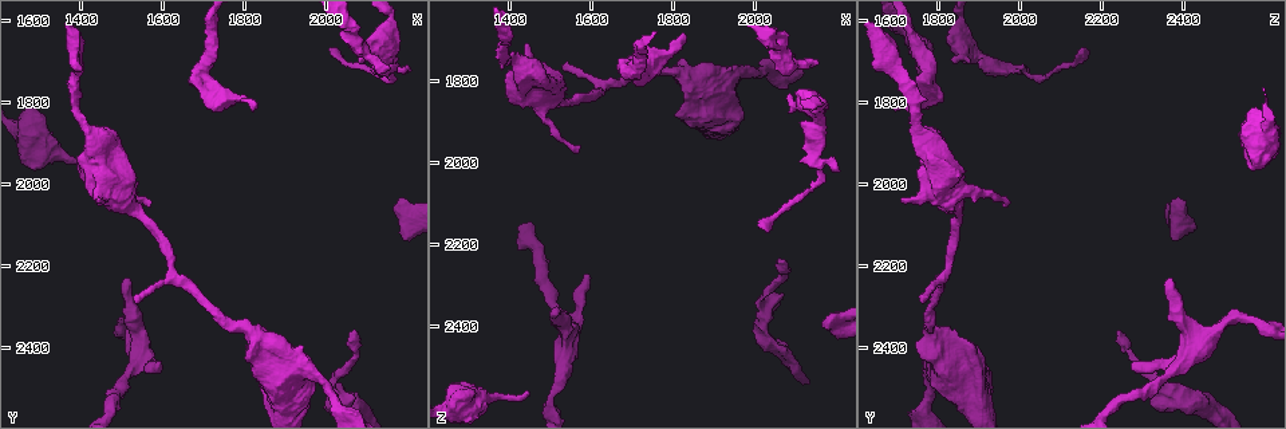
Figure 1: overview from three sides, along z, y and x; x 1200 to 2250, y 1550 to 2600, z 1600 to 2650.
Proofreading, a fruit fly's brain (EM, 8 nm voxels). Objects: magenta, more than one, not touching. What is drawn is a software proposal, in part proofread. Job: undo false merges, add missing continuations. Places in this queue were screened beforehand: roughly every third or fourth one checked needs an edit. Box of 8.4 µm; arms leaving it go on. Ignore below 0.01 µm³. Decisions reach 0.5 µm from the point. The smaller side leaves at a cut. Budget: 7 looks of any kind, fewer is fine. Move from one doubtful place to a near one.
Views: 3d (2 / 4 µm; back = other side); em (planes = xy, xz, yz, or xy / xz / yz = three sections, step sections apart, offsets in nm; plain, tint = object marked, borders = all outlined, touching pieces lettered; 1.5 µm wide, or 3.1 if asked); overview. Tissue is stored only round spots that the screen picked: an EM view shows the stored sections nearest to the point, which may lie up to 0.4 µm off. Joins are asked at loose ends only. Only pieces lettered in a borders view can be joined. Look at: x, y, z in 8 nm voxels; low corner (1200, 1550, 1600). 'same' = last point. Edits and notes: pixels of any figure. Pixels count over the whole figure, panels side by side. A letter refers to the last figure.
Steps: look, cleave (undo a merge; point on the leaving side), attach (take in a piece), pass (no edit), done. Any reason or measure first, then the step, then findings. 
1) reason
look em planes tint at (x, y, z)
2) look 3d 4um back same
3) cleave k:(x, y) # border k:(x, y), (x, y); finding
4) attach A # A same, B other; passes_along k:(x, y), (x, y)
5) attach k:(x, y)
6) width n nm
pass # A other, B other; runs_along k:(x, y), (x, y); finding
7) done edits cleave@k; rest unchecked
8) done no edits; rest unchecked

thick turns thin
look em planes borders at (1785, 2350, 1775)

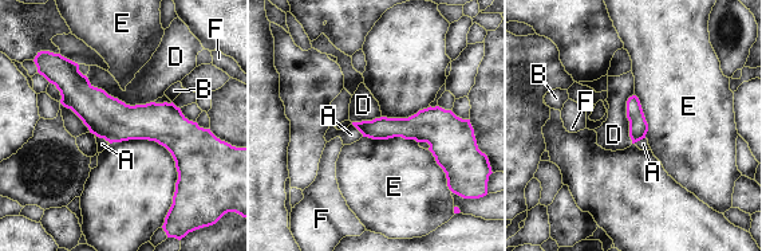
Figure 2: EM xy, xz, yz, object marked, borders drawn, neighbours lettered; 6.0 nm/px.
width 180 nm
pass # A other, B other, D other, E other, F other; border 2:(363, 136), (403, 137), (418, 142); one neuron here

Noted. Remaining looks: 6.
free end
look em yz step 4 borders at (1530, 2270, 1765)

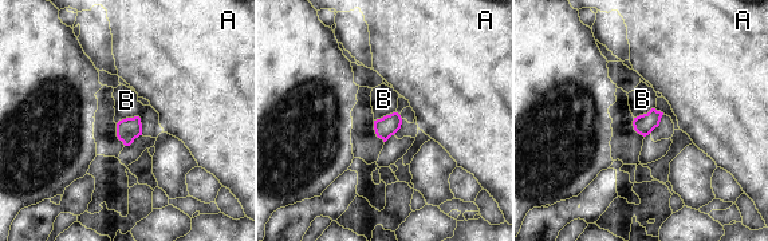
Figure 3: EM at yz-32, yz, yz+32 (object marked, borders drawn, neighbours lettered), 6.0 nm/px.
look em planes borders same

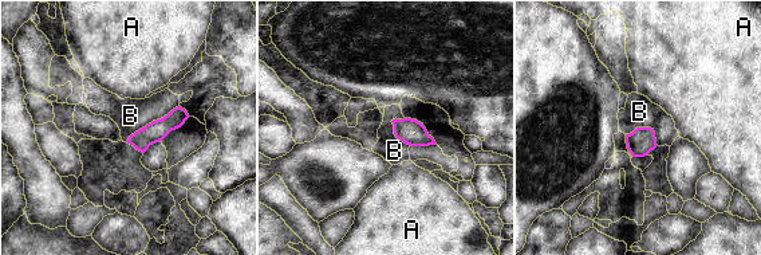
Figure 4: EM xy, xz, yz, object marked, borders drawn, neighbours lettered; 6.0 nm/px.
longest_contact B 400 nm
pass # A other, B other; border 4:(178, 105), (135, 130), (125, 141); none of them fits

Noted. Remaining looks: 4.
tapers out
look em planes borders at (2005, 1675, 2155)

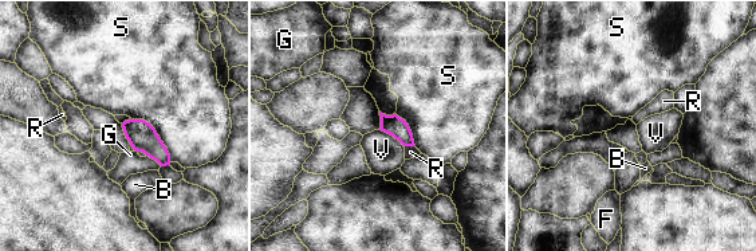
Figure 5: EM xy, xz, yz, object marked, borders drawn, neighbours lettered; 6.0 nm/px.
width 120 nm
pass # B other, F other, G other, R other, S other, V other; border 5:(380, 129), (392, 134), (404, 146); none of them fits

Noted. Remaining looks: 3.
done no edits; rest unchecked

